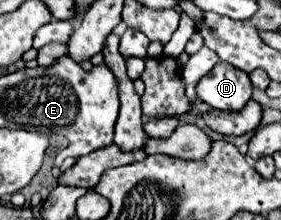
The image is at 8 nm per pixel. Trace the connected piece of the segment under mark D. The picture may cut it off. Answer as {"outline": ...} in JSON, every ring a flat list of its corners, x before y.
{"outline":[[217,63,197,85,197,97,221,111,239,111,251,99,251,93,253,85,249,75,229,63]]}

